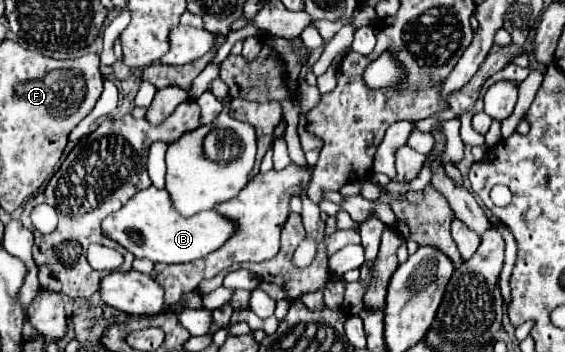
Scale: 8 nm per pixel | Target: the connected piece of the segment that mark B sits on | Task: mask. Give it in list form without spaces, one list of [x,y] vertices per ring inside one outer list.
[[[148,187],[128,199],[122,209],[102,221],[102,235],[128,249],[134,257],[150,259],[152,263],[188,263],[222,247],[234,231],[234,223],[216,211],[202,211],[192,217],[182,217],[172,211],[168,193],[164,189]]]

